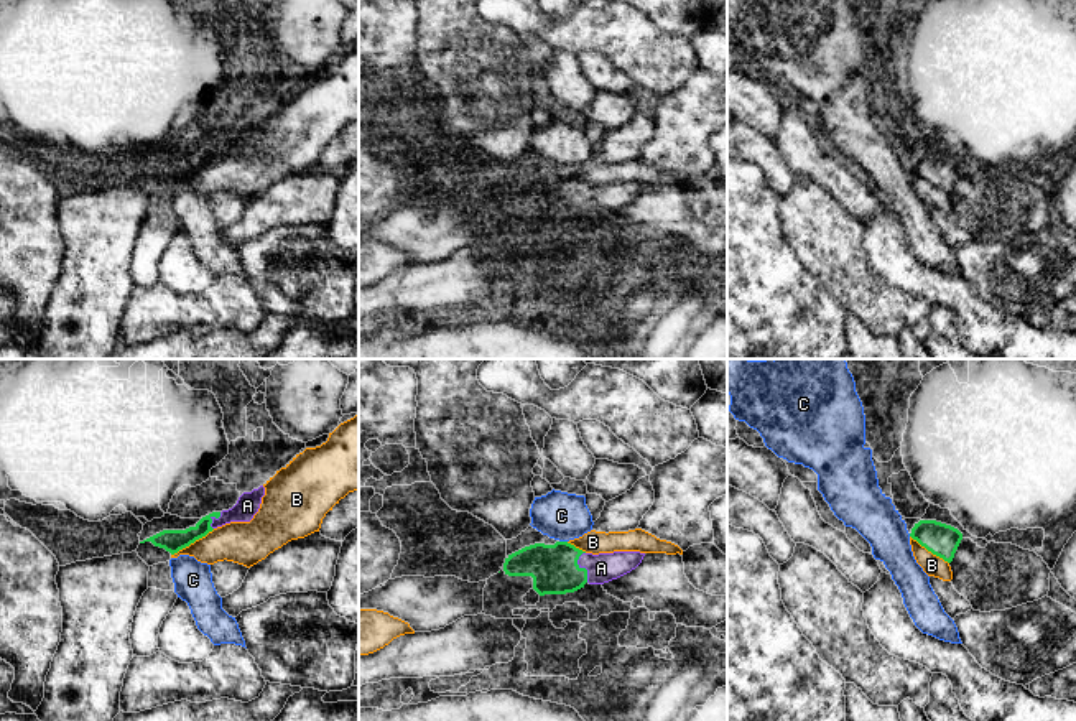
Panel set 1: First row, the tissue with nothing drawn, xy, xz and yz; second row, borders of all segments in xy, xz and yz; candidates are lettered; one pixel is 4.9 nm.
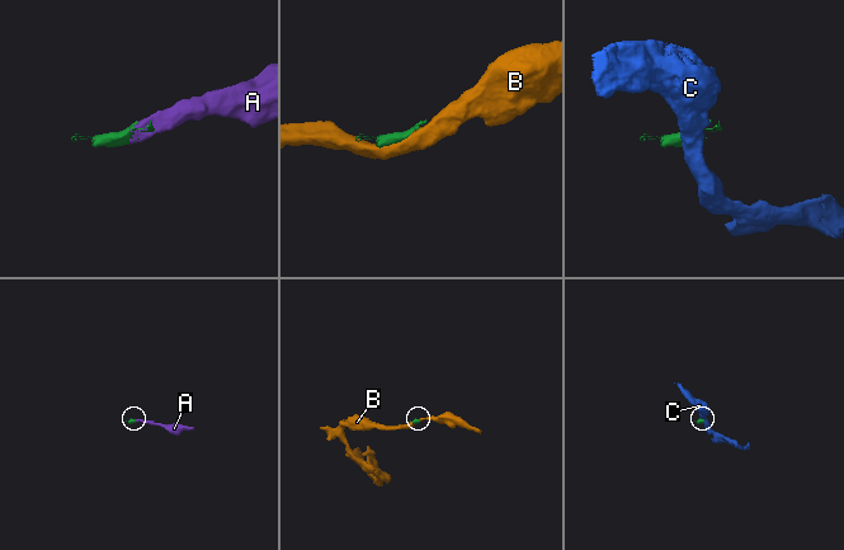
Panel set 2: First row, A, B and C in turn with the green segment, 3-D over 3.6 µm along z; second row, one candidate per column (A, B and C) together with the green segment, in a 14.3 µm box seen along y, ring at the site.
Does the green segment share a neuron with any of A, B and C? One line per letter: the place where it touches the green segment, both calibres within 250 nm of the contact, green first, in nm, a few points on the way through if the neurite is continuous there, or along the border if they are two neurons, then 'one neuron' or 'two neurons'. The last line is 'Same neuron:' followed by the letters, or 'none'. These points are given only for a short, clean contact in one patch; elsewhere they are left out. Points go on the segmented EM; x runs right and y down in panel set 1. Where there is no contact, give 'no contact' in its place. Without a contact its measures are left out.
A: meets green in xz at (583, 568); 240 nm thick on the green side, 140 nm on the other; runs through xz (555, 570), (583, 568), (601, 568); one neuron
B: meets green in xy at (193, 542); 110 nm thick on the green side, 200 nm on the other; two neurons
C: meets green in xz at (563, 542); 240 nm thick on the green side, 240 nm on the other; border along xz (560, 540), (566, 542); two neurons
Same neuron: A

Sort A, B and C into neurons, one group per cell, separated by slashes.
A / B / C

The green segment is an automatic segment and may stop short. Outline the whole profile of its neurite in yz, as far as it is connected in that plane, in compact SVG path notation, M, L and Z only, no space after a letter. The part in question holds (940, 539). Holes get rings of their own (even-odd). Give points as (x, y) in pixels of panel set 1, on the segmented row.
M920 520L911 528L910 537L948 563L953 561L962 540L962 533L958 528L936 520Z

